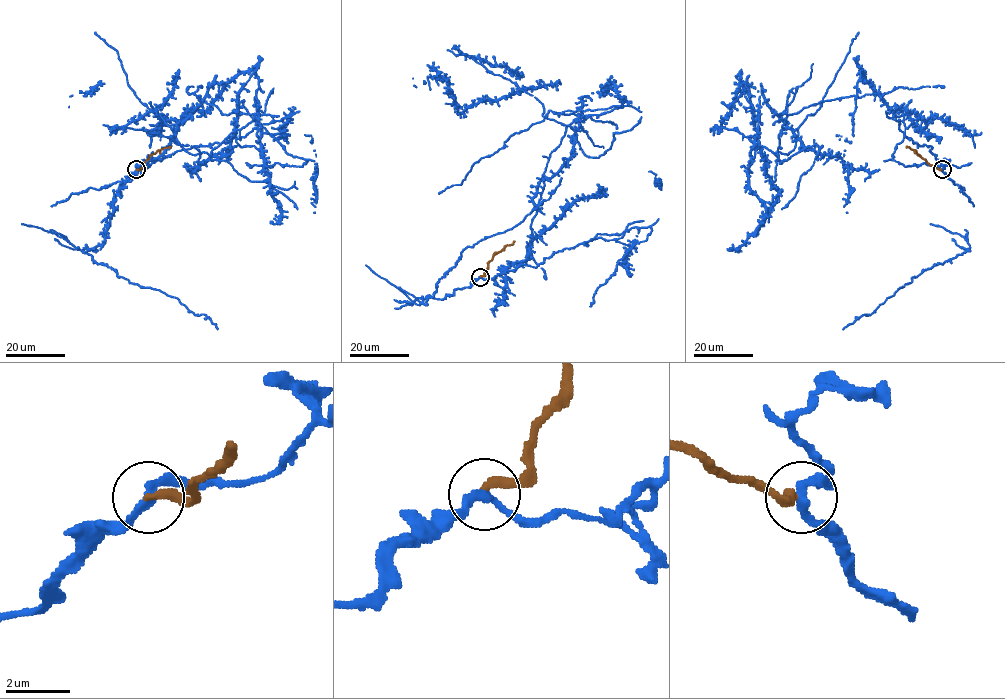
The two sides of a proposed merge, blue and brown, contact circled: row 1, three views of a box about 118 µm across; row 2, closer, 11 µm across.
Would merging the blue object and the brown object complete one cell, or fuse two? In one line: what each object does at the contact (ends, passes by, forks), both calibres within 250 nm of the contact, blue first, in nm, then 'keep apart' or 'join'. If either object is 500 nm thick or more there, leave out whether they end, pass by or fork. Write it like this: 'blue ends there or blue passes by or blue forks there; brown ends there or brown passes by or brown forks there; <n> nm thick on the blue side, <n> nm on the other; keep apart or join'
blue passes by; brown ends there; 240 nm thick on the blue side, 280 nm on the other; keep apart

